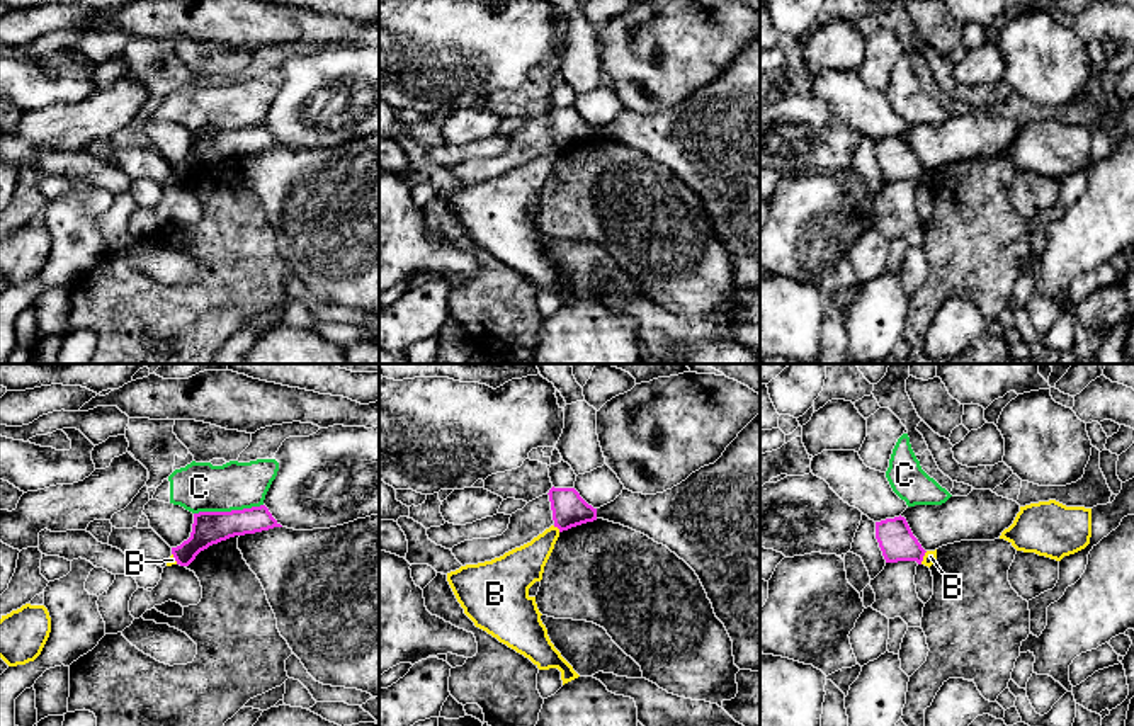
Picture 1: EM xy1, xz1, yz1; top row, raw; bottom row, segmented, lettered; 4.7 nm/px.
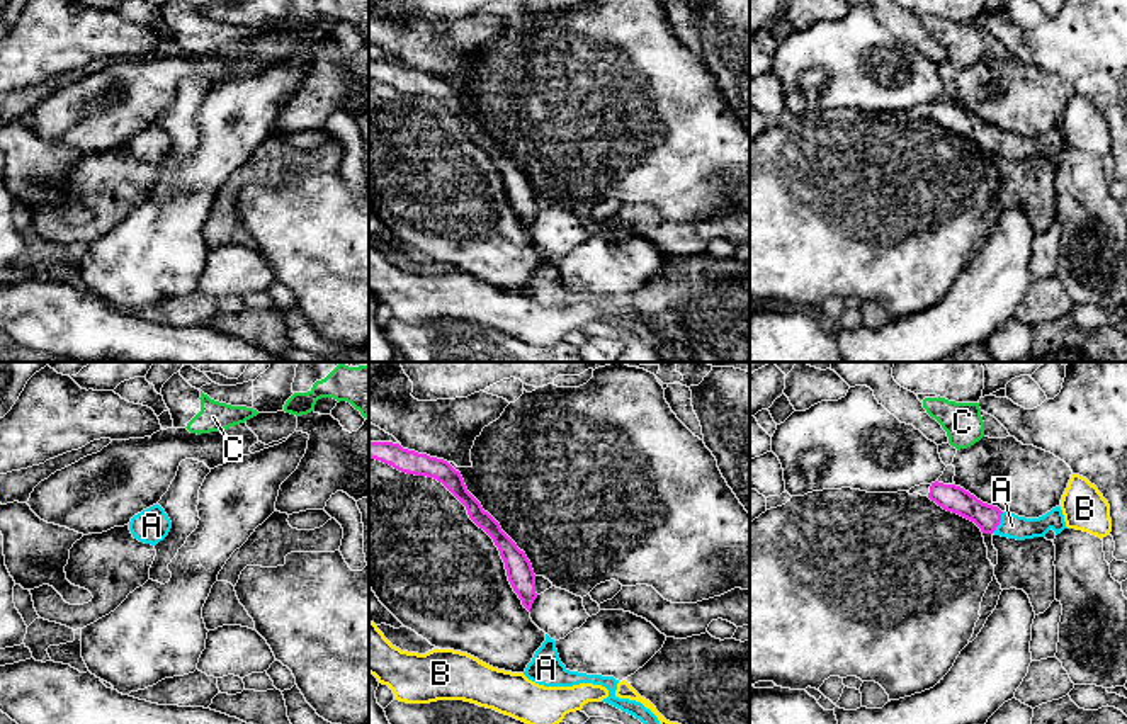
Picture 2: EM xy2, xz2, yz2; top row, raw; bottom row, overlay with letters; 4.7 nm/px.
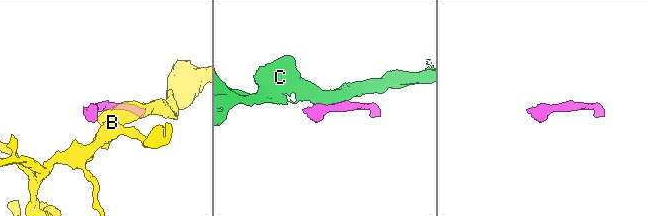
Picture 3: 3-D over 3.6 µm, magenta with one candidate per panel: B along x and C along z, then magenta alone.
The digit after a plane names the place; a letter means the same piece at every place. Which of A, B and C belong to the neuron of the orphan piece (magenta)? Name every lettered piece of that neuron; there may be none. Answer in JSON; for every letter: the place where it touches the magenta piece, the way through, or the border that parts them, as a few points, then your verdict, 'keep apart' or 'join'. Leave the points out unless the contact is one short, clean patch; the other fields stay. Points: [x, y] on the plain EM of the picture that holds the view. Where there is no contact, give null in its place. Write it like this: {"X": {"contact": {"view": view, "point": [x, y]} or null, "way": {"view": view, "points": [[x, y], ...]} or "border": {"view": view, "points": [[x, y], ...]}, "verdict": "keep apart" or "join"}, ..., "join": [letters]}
{"A": {"contact": {"view": "yz2", "point": [998, 141]}, "way": {"view": "yz2", "points": [[952, 118], [998, 141], [1012, 145]]}, "verdict": "join"}, "B": {"contact": {"view": "yz1", "point": [922, 177]}, "border": {"view": "yz1", "points": [[927, 170], [920, 182]]}, "verdict": "keep apart"}, "C": {"contact": {"view": "xy1", "point": [228, 131]}, "verdict": "keep apart"}, "join": ["A"]}

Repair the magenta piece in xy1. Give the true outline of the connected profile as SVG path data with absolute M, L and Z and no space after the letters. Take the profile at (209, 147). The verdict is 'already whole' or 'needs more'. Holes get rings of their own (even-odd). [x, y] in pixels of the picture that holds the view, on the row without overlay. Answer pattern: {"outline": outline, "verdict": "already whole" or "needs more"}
{"outline": "M265 124L231 131L199 131L194 133L190 156L180 165L172 167L172 173L177 184L189 185L201 170L213 163L274 146L282 145Z", "verdict": "already whole"}

